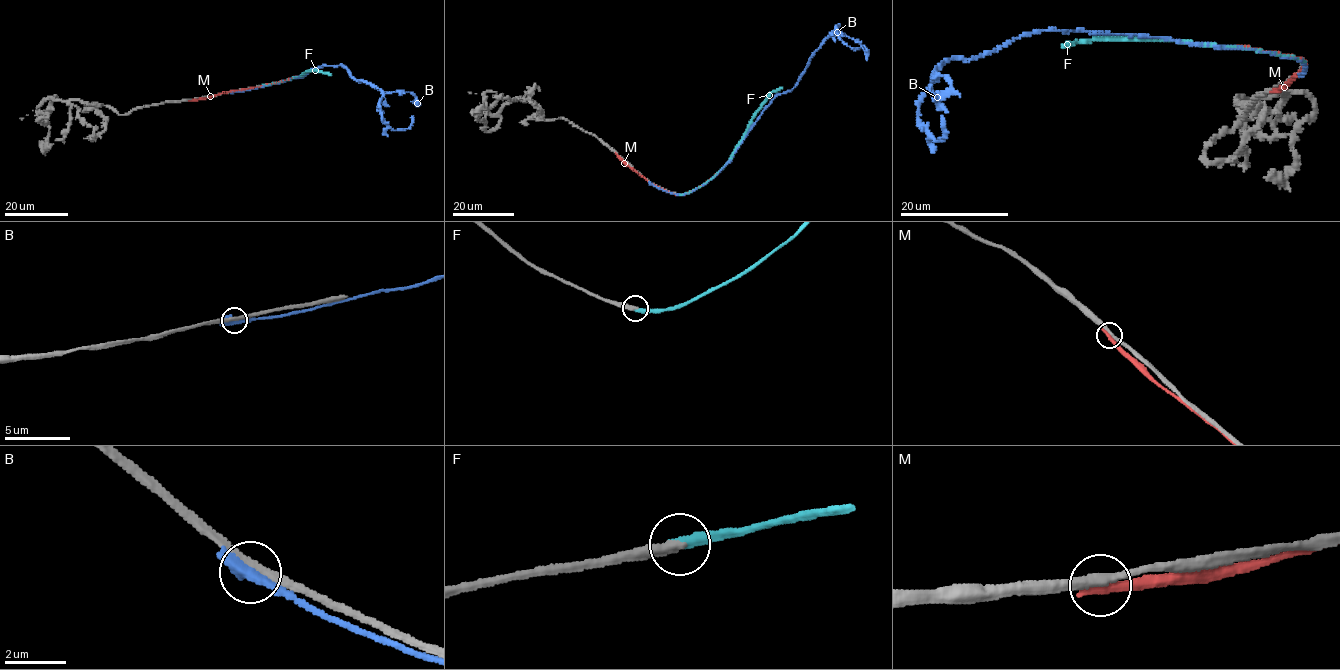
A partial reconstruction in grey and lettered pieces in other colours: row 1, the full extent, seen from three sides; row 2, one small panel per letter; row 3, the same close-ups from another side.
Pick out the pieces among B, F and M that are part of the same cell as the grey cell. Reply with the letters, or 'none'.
F

